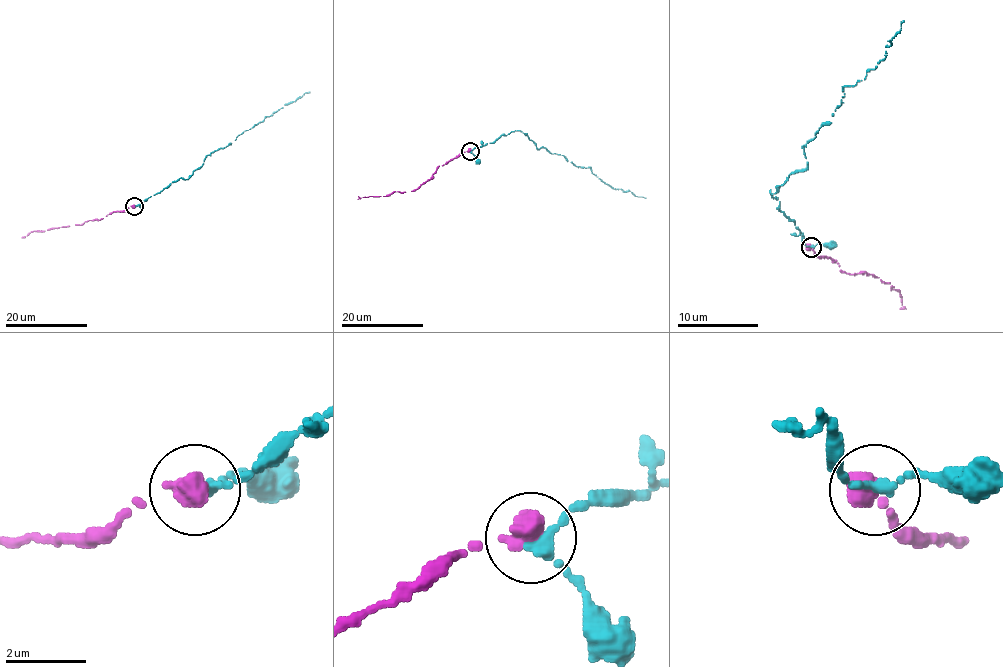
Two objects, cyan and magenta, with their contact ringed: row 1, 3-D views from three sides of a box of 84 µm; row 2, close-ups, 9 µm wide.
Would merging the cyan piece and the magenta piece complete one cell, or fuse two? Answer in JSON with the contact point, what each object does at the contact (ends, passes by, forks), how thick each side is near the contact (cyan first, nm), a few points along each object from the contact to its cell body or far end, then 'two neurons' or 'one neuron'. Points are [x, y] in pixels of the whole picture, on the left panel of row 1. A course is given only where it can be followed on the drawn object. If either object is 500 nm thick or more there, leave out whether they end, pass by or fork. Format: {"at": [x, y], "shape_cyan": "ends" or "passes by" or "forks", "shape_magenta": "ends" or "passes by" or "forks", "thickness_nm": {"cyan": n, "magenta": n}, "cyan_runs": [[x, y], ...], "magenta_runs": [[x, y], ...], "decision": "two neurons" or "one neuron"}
{"at": [134, 206], "thickness_nm": {"cyan": 240, "magenta": 500}, "cyan_runs": [[134, 206], [180, 178], [188, 179], [208, 154], [226, 147], [265, 117], [310, 92]], "magenta_runs": [[134, 206], [80, 225], [34, 231], [21, 237]], "decision": "one neuron"}

